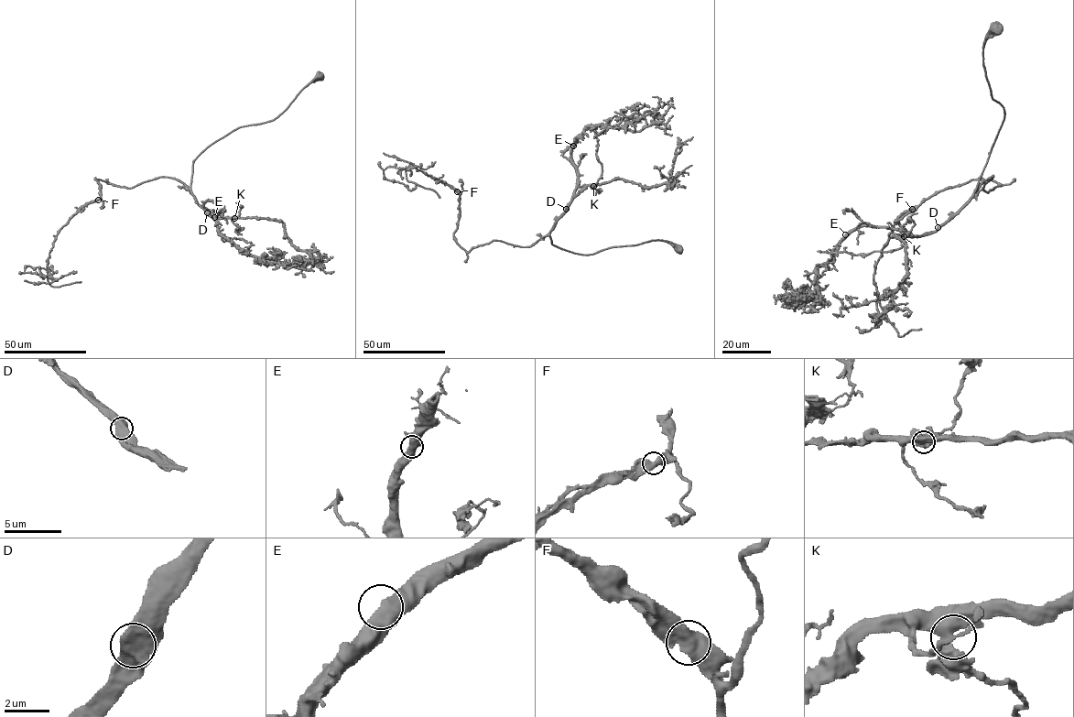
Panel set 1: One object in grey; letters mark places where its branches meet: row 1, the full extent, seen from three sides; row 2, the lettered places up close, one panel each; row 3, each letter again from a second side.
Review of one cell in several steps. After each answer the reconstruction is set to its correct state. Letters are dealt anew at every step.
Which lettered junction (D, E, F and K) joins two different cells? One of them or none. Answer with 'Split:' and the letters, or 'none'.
Split: F

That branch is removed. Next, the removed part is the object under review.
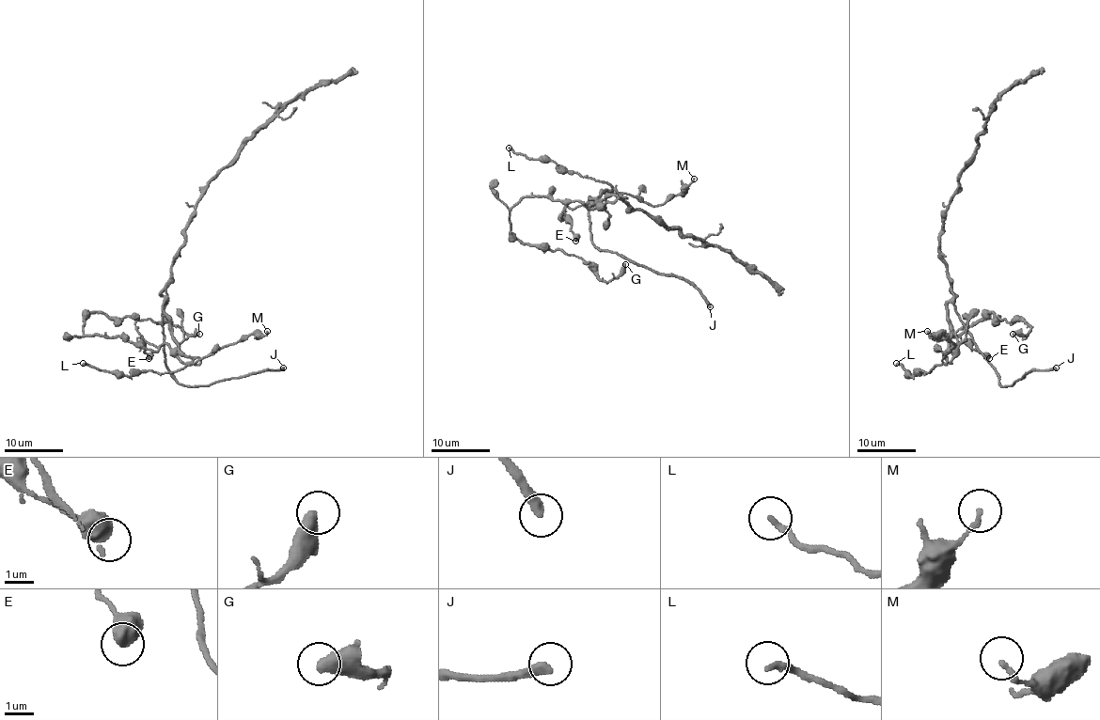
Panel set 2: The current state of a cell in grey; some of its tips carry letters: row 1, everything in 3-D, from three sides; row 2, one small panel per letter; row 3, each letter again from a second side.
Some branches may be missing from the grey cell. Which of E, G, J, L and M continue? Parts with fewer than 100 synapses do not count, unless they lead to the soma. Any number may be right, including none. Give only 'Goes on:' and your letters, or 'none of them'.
Goes on: J

